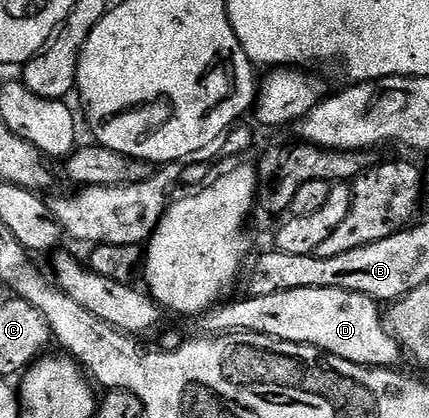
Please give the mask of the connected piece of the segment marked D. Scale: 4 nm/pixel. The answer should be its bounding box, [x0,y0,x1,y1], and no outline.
[202,288,401,369]

